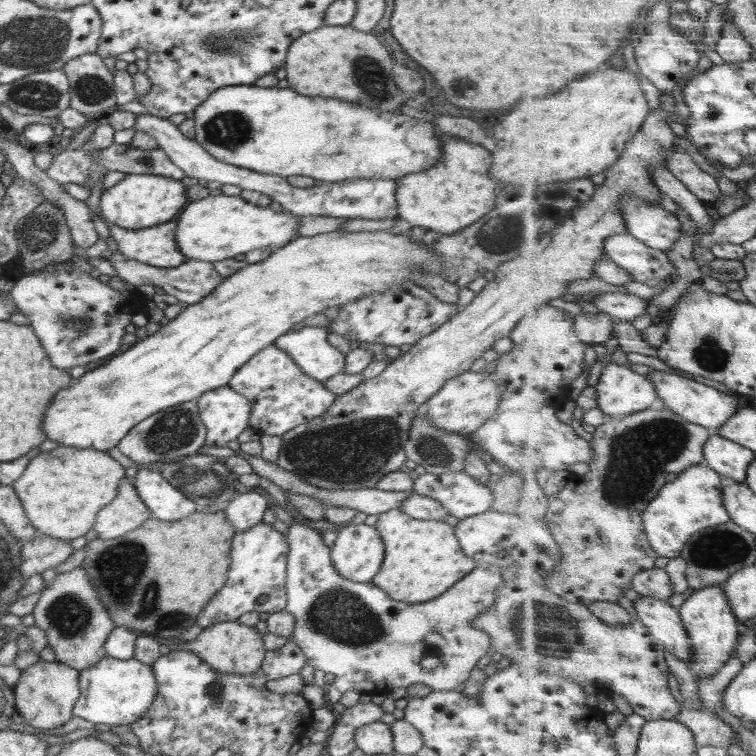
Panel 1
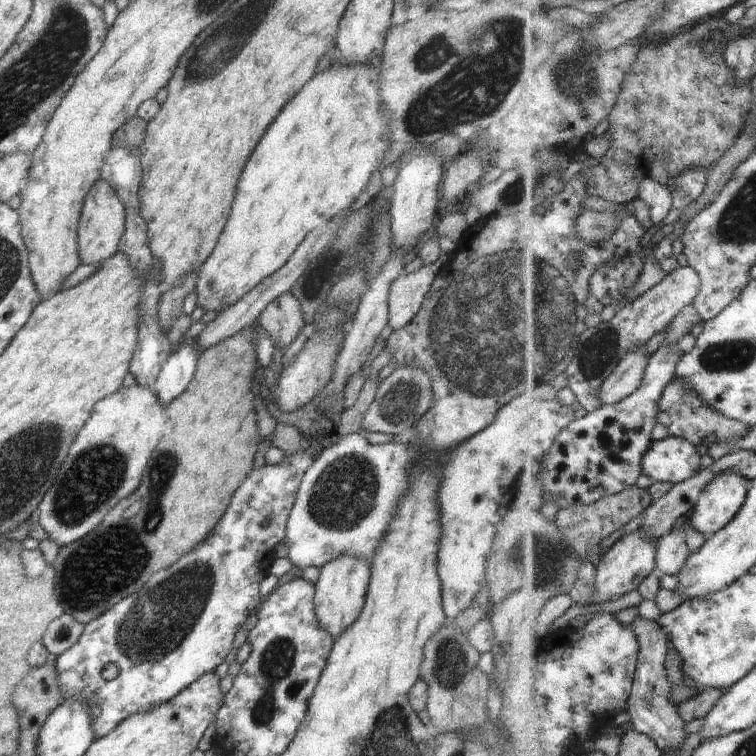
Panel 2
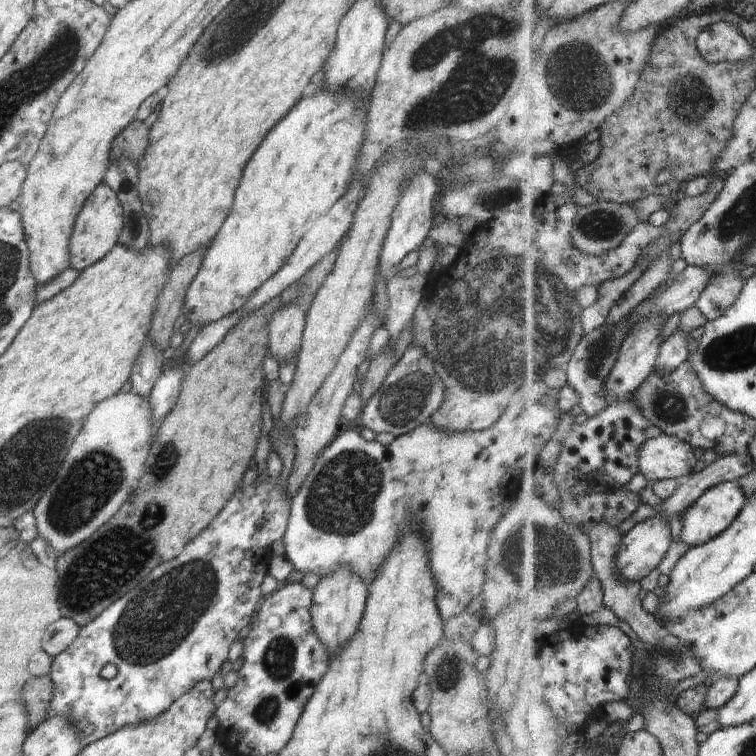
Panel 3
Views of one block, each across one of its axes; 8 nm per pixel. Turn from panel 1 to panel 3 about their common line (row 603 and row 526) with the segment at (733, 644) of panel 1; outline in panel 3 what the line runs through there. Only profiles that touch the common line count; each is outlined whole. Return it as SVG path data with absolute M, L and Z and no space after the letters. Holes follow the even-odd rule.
M738 480L715 486L706 492L684 515L684 529L681 538L690 548L698 548L698 546L712 542L718 536L722 536L738 520L742 510L745 509L747 499L745 490L742 490Z

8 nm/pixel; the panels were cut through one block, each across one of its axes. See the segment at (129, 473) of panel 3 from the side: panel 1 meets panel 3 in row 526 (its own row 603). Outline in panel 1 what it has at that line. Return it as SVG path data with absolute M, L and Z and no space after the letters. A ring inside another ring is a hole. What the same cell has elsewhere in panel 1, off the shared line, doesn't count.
M81 566L68 573L58 573L49 588L42 590L32 616L35 625L45 632L58 663L62 662L82 672L108 657L104 643L116 626L98 599L98 591L94 589L88 573Z

